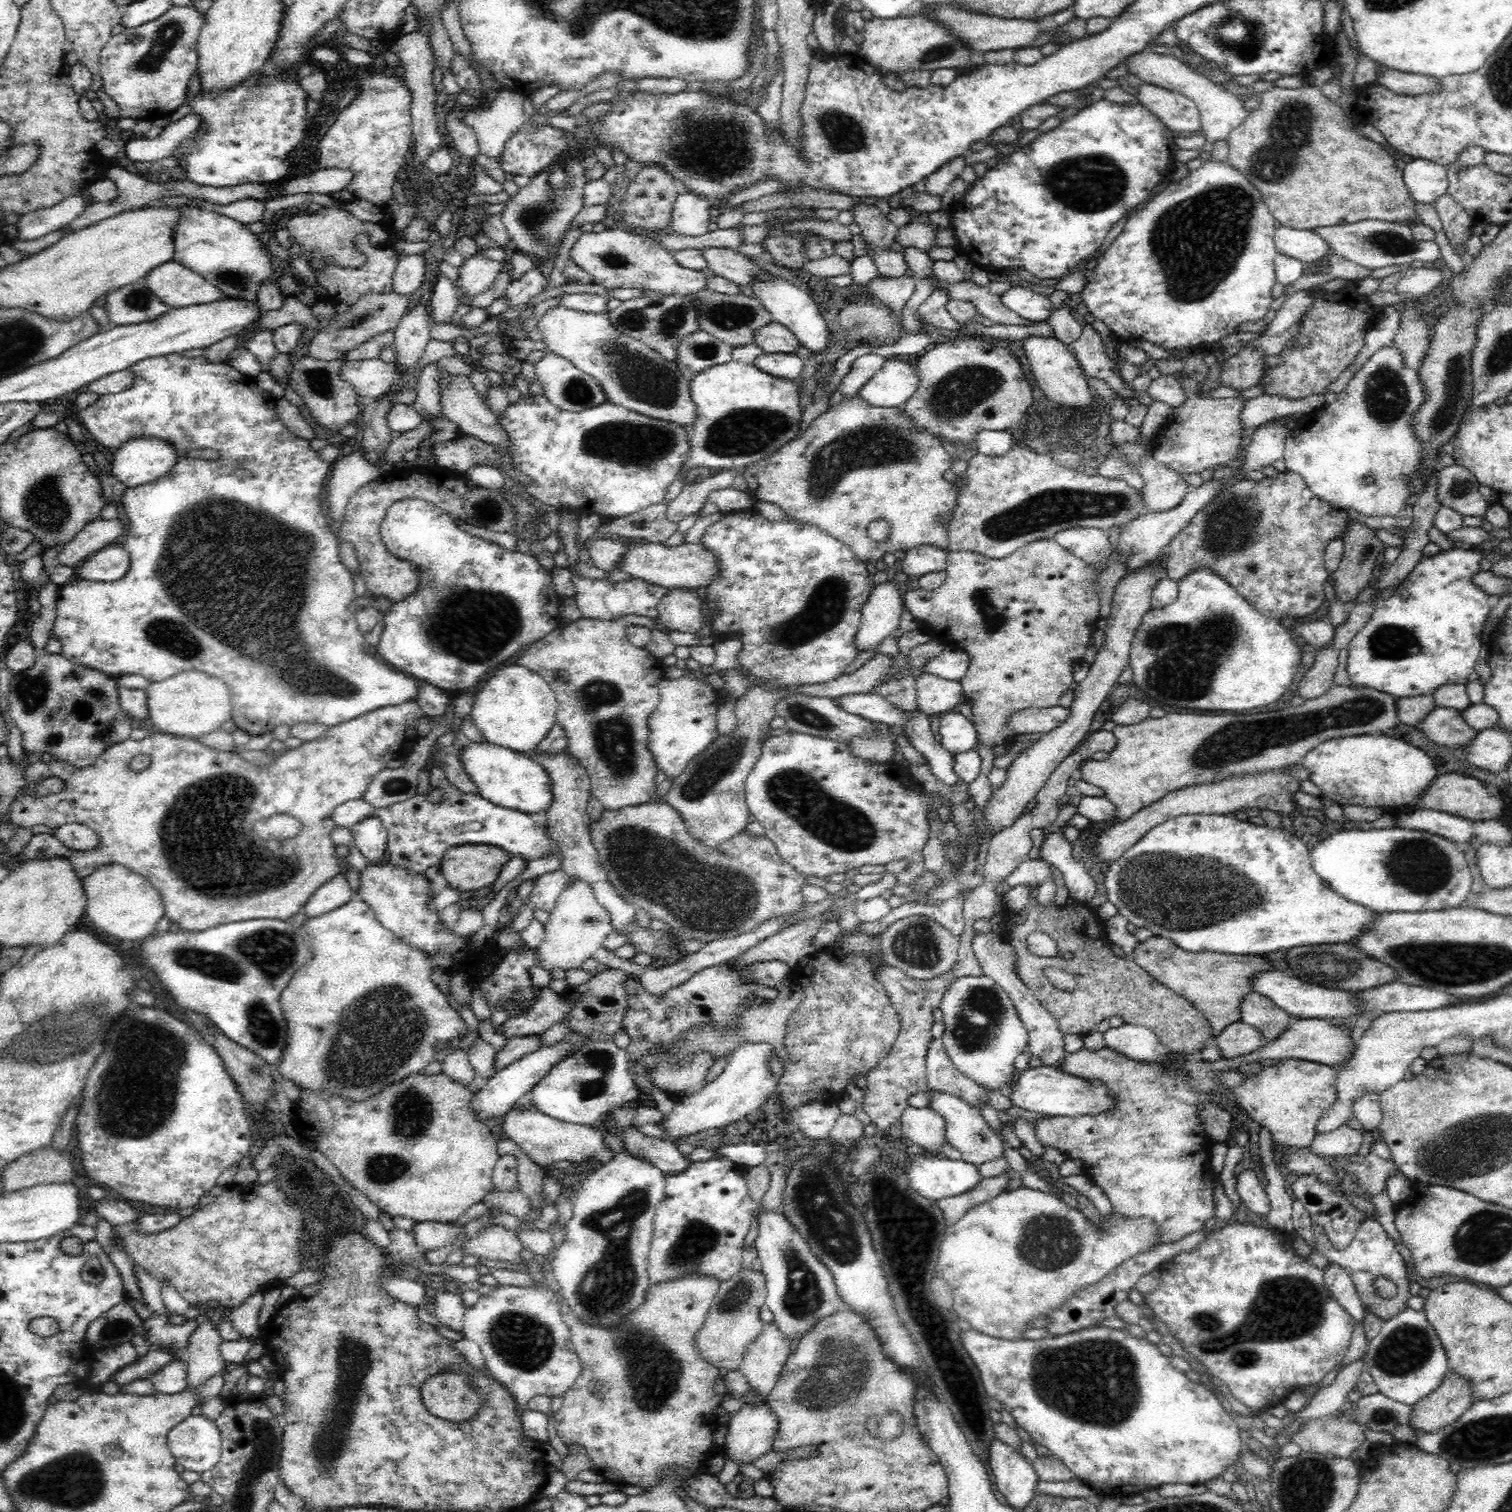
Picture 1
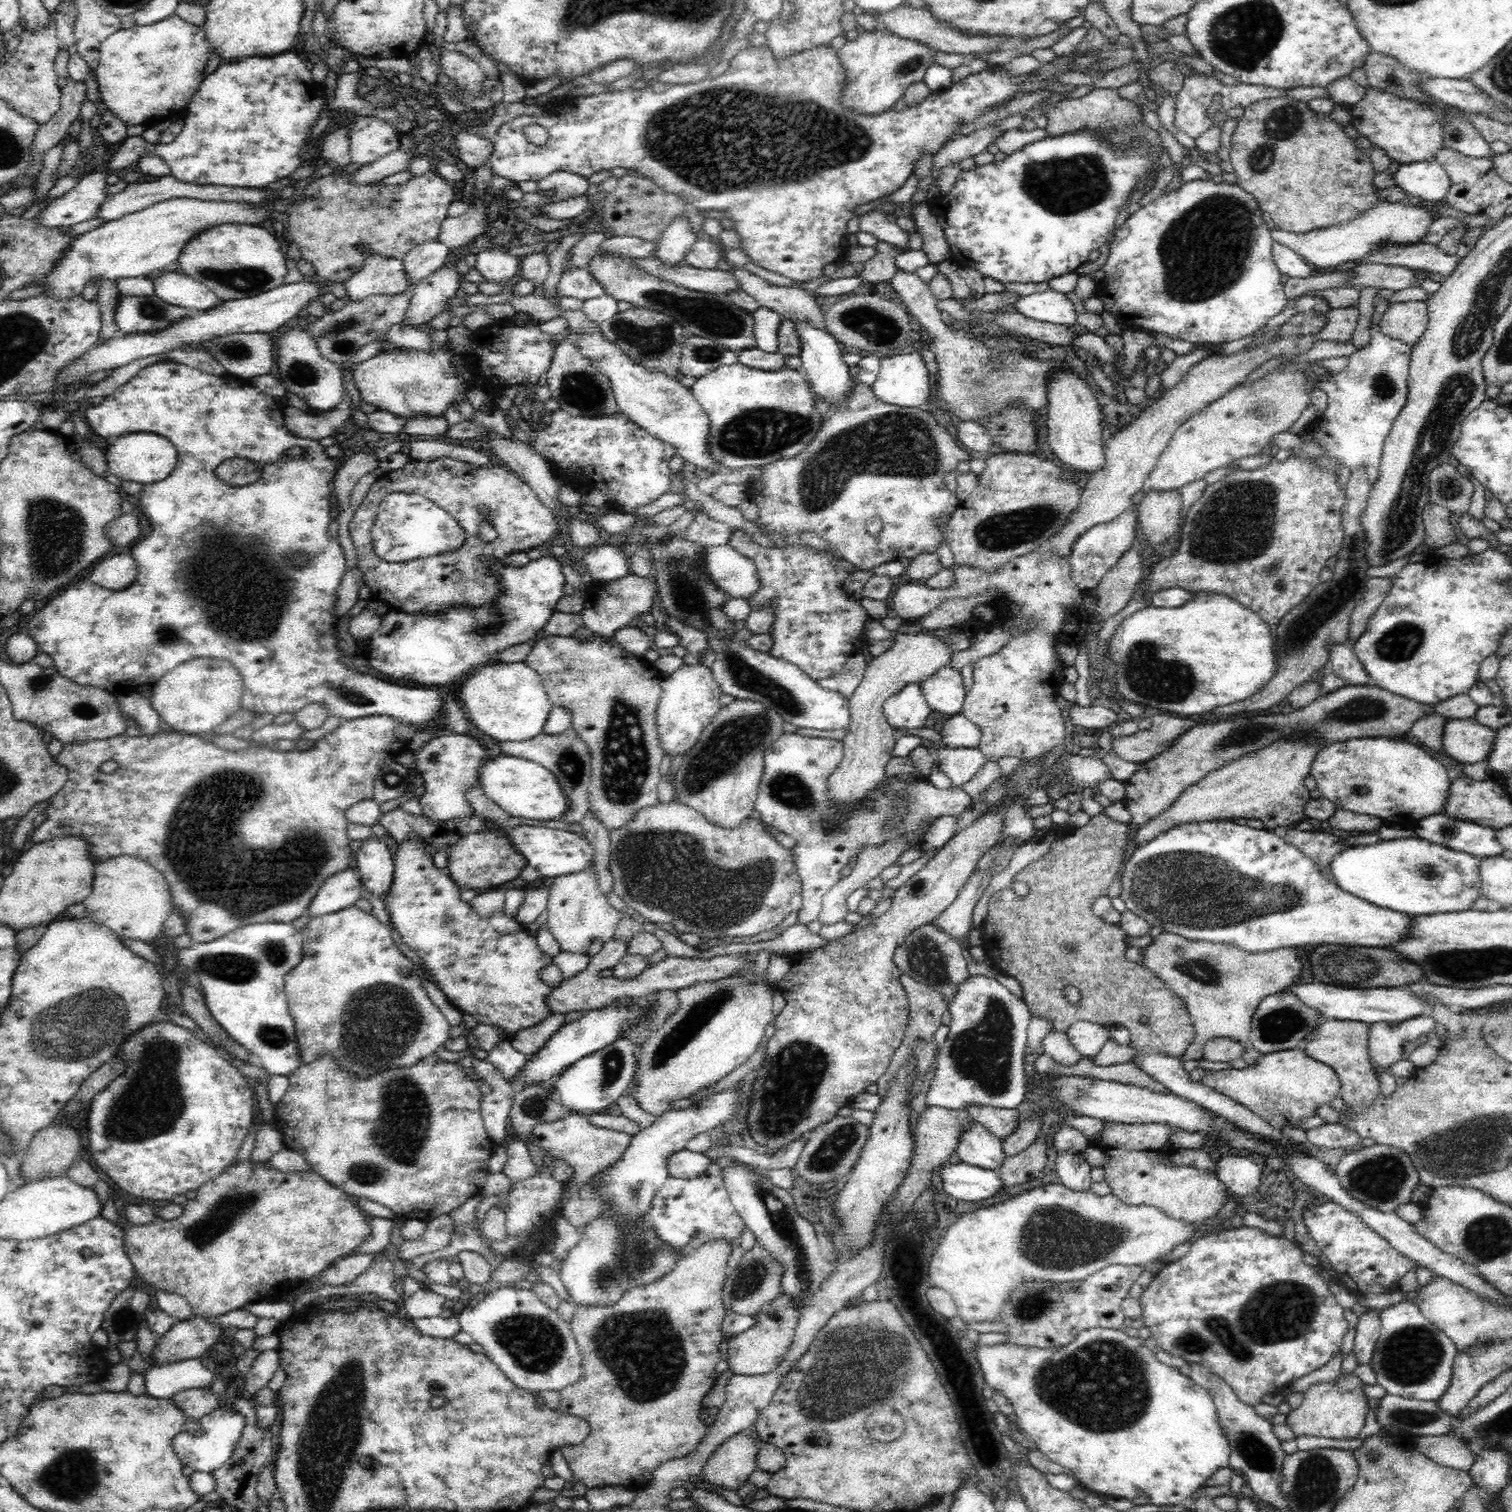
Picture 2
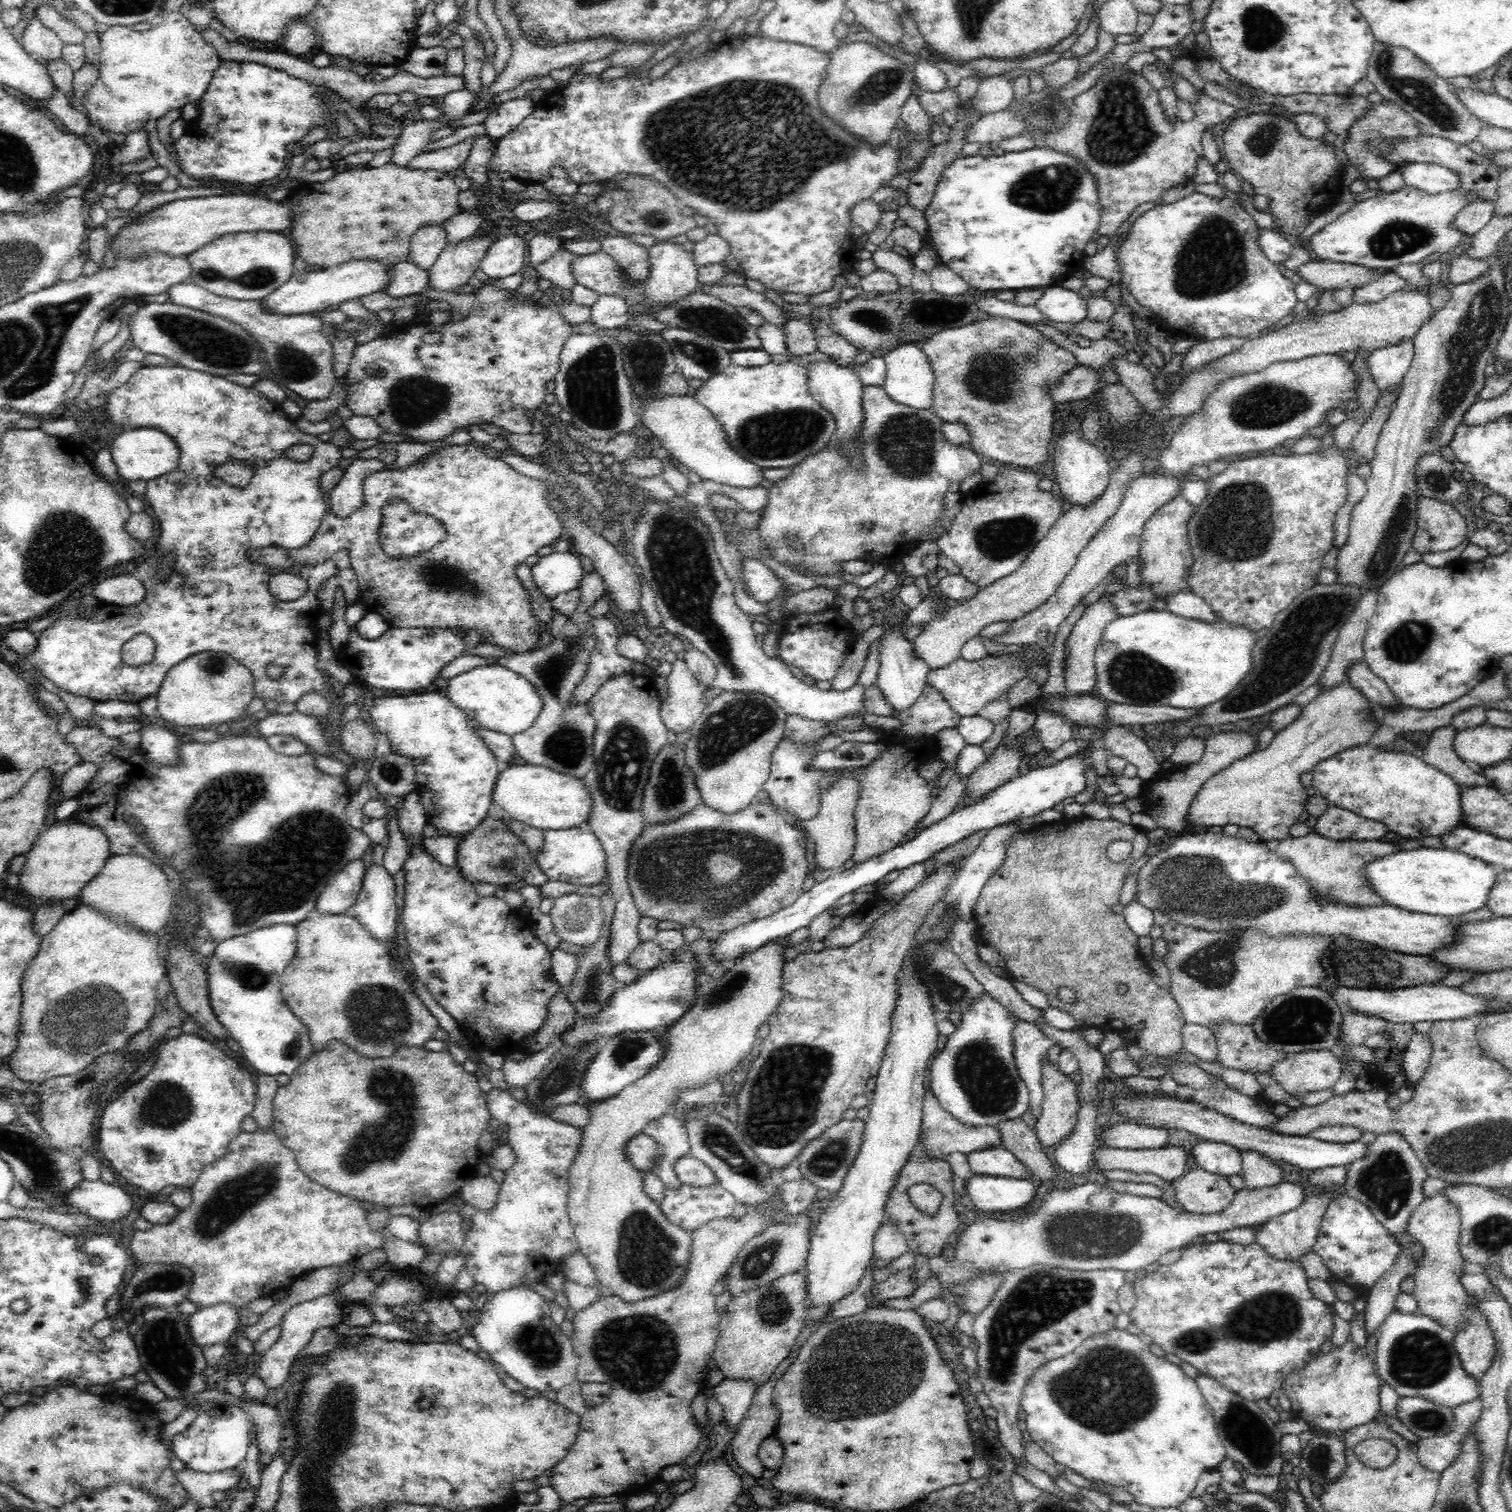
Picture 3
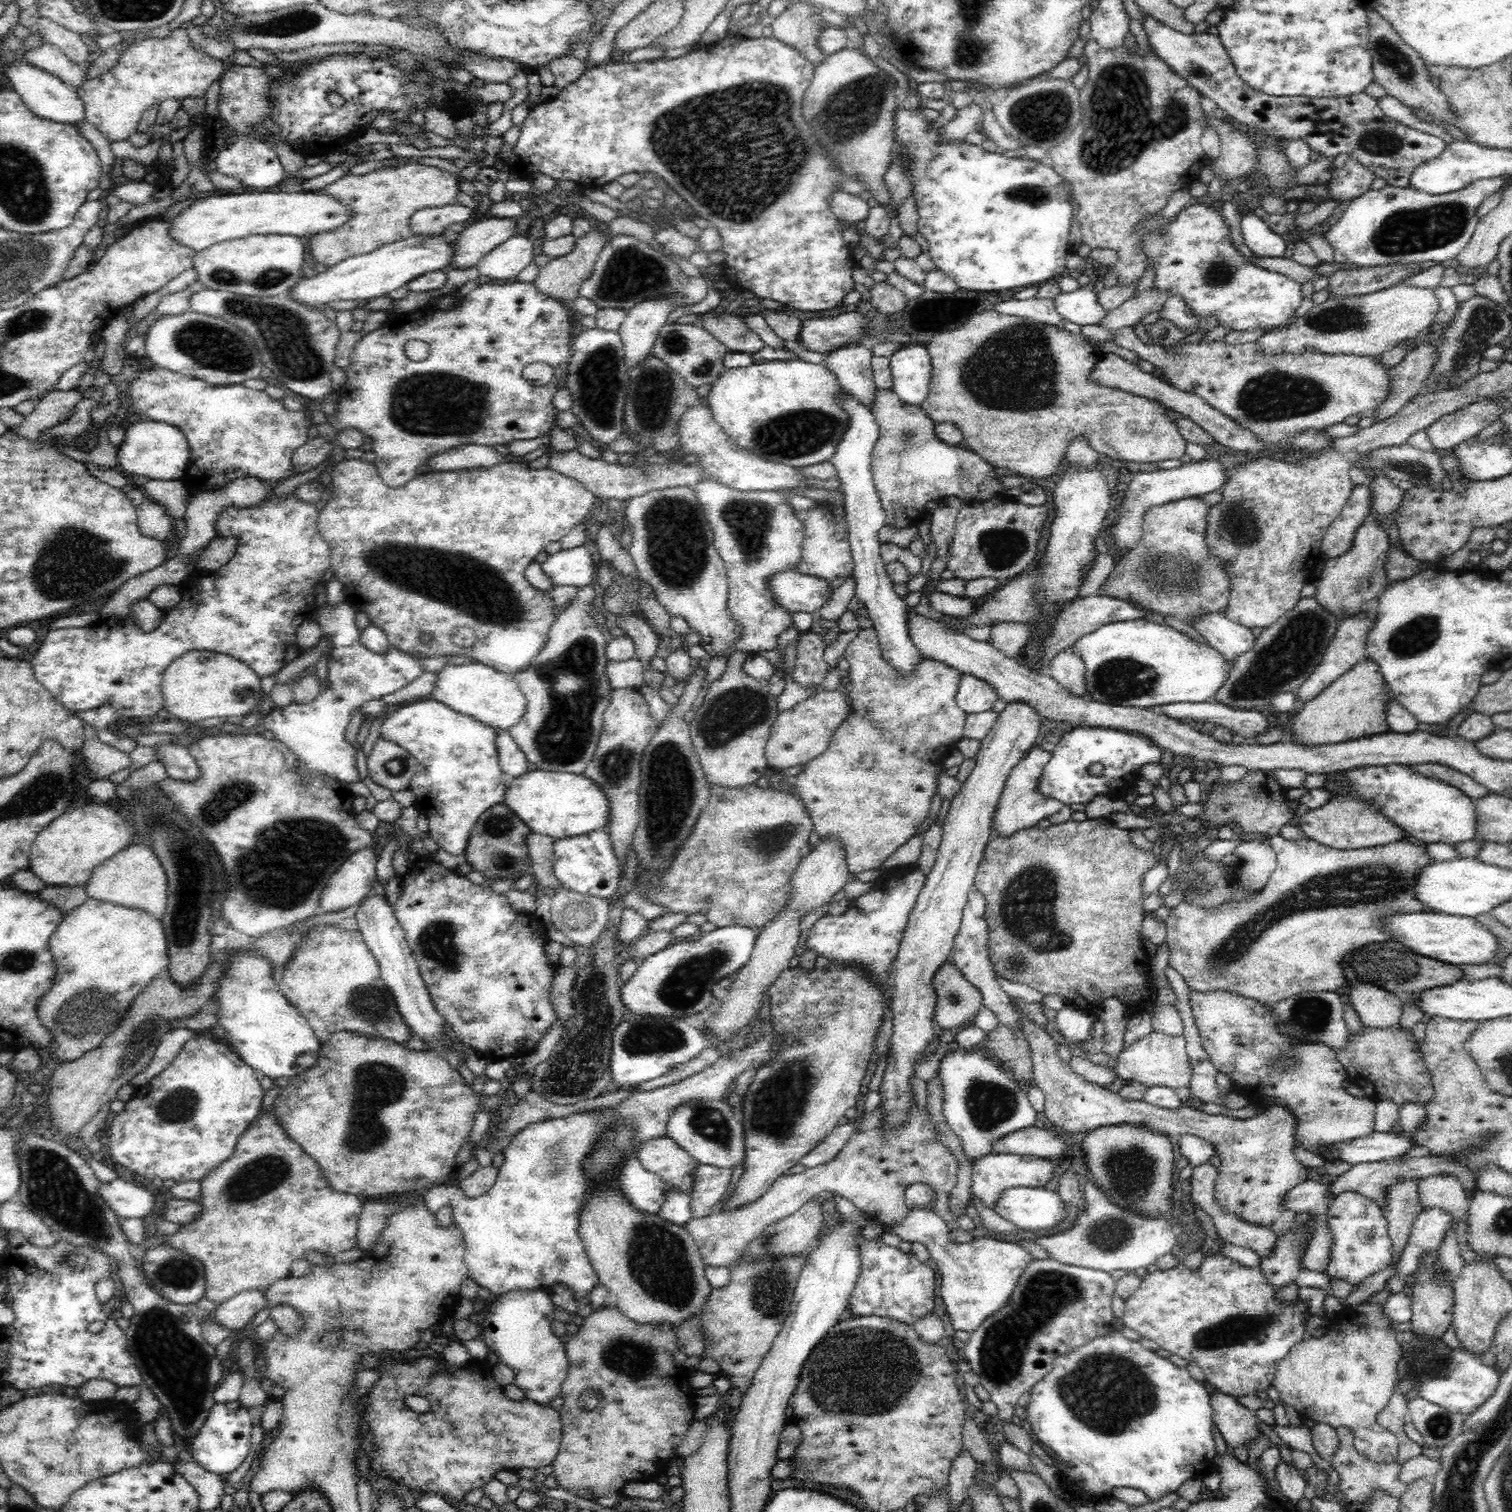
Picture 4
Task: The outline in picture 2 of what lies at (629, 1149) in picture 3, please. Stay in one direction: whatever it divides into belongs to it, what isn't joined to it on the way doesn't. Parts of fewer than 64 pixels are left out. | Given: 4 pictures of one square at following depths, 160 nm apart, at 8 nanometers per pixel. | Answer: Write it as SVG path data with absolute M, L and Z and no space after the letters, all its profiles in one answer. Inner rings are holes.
M568 1115L554 1120L554 1122L540 1122L530 1130L530 1138L522 1140L526 1147L529 1144L536 1145L541 1148L548 1160L562 1159L570 1164L574 1171L574 1179L566 1183L563 1190L563 1198L557 1203L559 1214L564 1214L564 1206L572 1198L578 1196L578 1191L590 1180L590 1178L604 1171L608 1166L617 1162L624 1150L628 1148L628 1142L633 1136L626 1133L616 1132L611 1128L600 1128L594 1126L584 1115Z

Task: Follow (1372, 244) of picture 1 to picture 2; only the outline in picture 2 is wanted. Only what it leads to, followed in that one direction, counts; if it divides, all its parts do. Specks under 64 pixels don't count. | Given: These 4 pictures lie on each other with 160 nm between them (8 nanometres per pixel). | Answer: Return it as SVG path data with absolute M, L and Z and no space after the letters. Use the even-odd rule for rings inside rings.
M1381 243L1373 250L1357 258L1351 265L1368 266L1368 264L1380 264L1384 266L1407 267L1412 270L1428 270L1430 273L1438 273L1448 277L1458 265L1456 255L1444 254L1437 246L1429 243Z

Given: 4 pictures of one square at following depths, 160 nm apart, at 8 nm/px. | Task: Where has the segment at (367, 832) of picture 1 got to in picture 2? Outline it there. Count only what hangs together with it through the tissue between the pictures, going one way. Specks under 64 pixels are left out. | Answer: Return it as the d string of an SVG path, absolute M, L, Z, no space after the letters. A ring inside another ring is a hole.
M373 832L354 847L361 882L372 894L382 897L392 884L393 860L390 849Z

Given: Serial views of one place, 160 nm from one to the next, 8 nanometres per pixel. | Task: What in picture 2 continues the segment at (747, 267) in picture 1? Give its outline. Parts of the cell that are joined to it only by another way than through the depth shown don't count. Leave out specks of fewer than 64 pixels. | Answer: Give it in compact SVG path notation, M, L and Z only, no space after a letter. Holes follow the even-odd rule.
M734 267L726 272L736 280L739 289L759 302L759 306L777 312L786 320L805 318L814 326L826 329L822 310L811 292L788 286L775 286L743 267Z

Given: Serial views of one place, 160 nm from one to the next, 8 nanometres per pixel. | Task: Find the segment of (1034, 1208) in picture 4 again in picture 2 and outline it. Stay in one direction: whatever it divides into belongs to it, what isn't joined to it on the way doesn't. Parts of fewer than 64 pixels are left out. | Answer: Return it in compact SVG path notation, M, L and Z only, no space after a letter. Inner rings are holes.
M964 1162L945 1163L941 1167L940 1184L950 1198L978 1202L1003 1189L996 1170L985 1170Z

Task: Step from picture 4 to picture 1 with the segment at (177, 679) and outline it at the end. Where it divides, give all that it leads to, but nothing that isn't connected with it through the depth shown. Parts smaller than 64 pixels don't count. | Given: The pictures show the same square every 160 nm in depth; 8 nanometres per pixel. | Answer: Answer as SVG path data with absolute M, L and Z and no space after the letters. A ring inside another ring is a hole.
M186 671L164 681L151 682L147 690L148 719L164 734L193 737L208 734L231 720L232 706L224 682L206 673Z

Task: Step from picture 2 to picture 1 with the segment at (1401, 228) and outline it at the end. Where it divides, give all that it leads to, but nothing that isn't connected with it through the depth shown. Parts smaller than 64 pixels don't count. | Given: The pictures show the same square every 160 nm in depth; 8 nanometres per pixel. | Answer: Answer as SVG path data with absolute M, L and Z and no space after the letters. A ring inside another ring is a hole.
M1278 226L1273 240L1276 253L1295 258L1303 264L1320 261L1324 254L1331 253L1330 248L1311 230Z

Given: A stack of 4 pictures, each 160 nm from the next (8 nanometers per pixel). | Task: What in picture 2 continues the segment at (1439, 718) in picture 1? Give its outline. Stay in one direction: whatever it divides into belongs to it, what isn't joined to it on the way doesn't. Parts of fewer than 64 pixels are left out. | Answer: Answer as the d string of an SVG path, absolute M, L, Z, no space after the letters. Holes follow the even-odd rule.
M1474 718L1446 719L1442 726L1442 749L1459 762L1484 762L1492 749L1495 730L1479 724Z

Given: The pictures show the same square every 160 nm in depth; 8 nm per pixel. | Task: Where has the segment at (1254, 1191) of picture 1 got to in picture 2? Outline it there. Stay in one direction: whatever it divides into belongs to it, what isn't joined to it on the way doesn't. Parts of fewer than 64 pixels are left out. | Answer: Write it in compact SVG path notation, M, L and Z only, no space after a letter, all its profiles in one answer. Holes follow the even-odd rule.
M1224 1156L1217 1164L1217 1178L1226 1186L1228 1194L1241 1199L1256 1196L1260 1192L1262 1172L1259 1164L1249 1157Z

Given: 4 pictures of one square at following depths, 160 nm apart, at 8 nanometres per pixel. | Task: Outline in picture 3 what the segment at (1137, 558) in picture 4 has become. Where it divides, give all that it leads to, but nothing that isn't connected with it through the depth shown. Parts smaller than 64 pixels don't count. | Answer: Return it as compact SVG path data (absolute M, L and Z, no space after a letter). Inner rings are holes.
M1176 495L1170 502L1160 506L1143 524L1139 550L1139 555L1143 562L1140 578L1141 582L1147 582L1151 586L1152 592L1158 599L1166 601L1172 594L1176 594L1178 590L1189 590L1186 578L1188 578L1188 568L1192 566L1192 553L1190 553L1190 545L1188 544L1186 524L1188 518L1192 516L1192 510L1194 510L1194 507L1182 495Z

